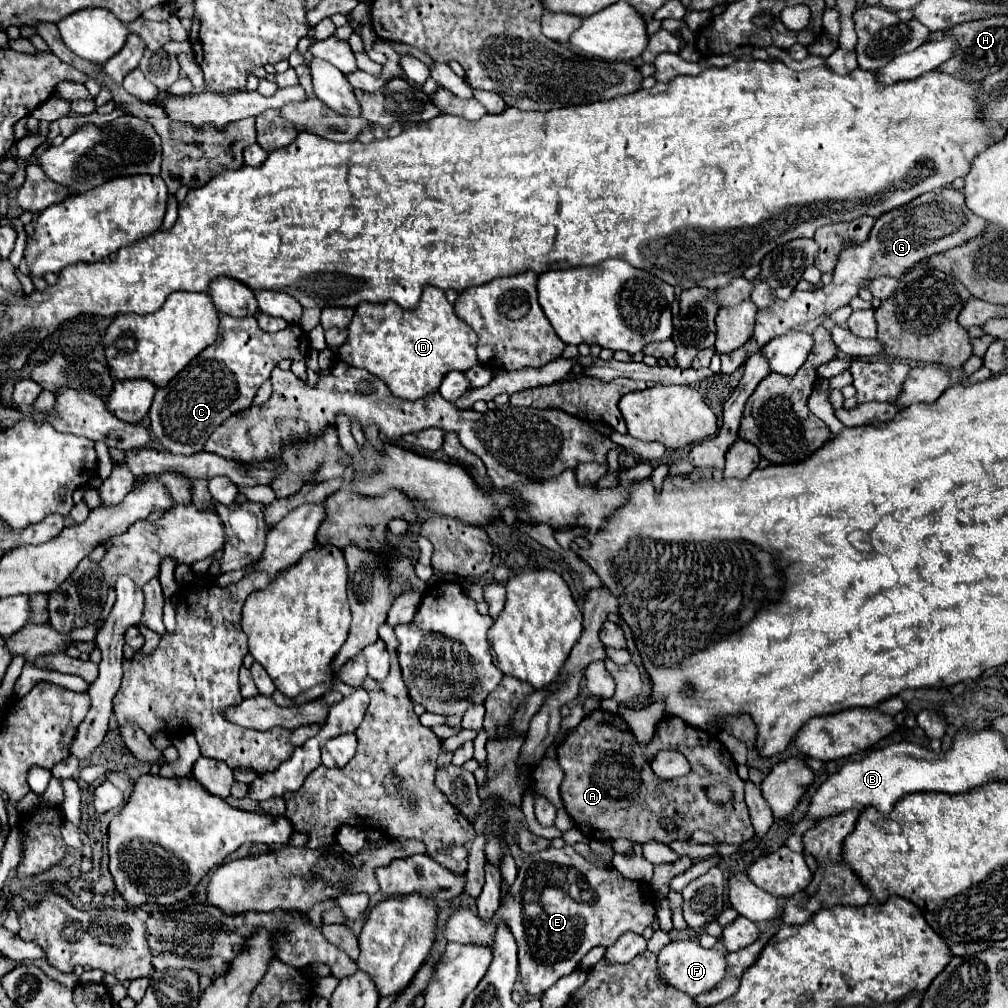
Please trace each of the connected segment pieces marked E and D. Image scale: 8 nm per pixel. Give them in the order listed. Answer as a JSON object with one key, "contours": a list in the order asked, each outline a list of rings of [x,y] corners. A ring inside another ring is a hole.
{"contours":[[[[592,840],[590,848],[596,862],[576,854],[572,846],[546,848],[524,858],[516,882],[500,898],[500,908],[492,920],[482,920],[468,908],[456,910],[446,926],[444,938],[460,944],[494,946],[494,936],[500,924],[506,924],[518,944],[520,980],[528,994],[540,996],[558,978],[574,972],[580,960],[594,946],[612,946],[626,930],[642,934],[654,920],[654,896],[648,884],[624,878],[618,870],[604,866],[612,862],[610,842]],[[564,890],[572,890],[572,896]]],[[[426,286],[416,310],[402,310],[396,302],[362,302],[348,326],[348,340],[338,354],[348,364],[366,368],[370,374],[382,378],[394,396],[418,400],[438,390],[450,370],[466,372],[480,364],[476,348],[478,334],[456,316],[444,290]]]]}

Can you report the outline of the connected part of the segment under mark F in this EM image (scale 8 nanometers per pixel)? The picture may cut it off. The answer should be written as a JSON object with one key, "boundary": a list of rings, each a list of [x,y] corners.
{"boundary":[[[676,940],[676,942],[670,942],[668,946],[664,946],[662,952],[658,954],[658,970],[662,972],[662,978],[668,984],[678,986],[682,992],[696,998],[704,992],[710,992],[714,986],[718,986],[724,980],[726,952],[716,950],[716,948],[706,950],[698,942],[692,942],[692,940]]]}

